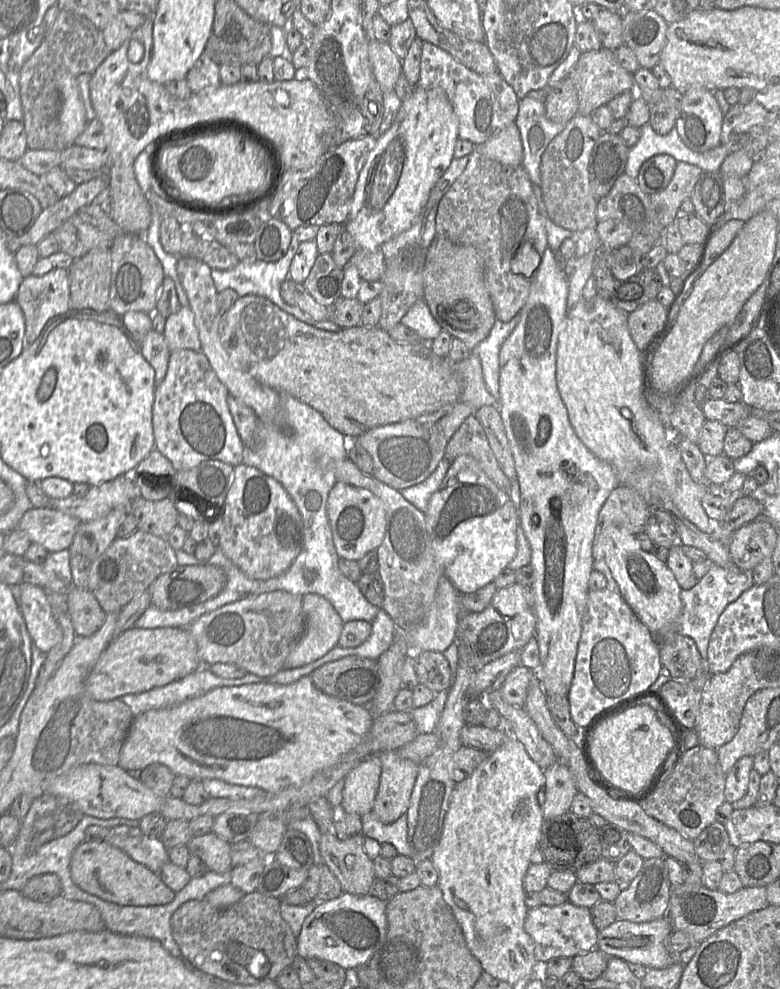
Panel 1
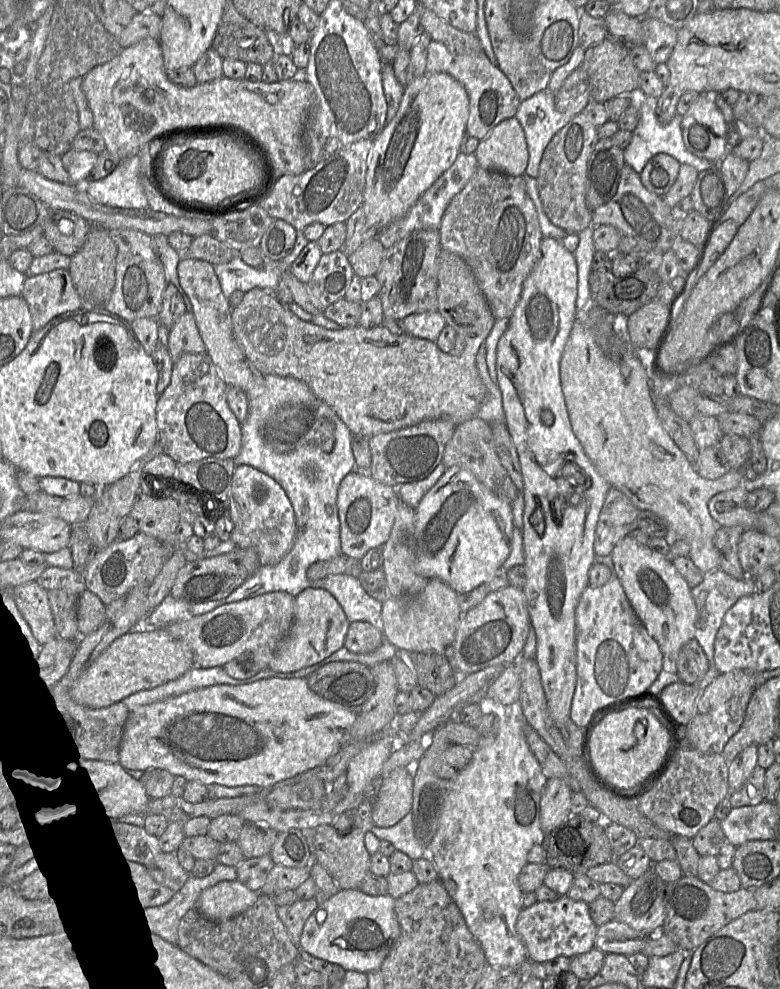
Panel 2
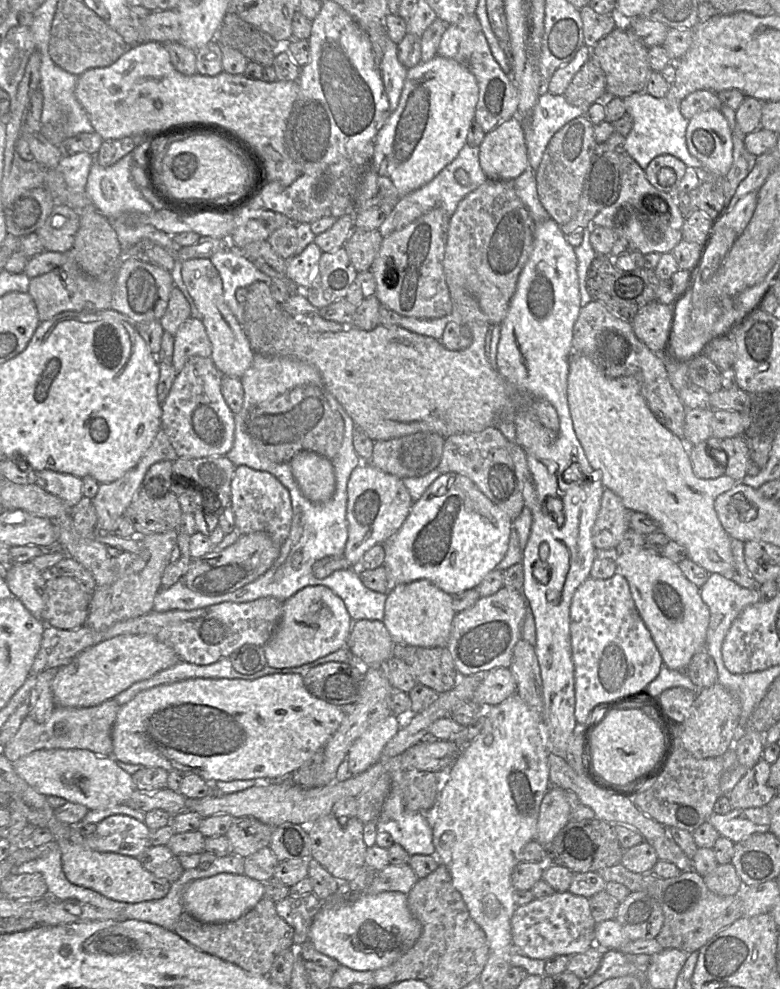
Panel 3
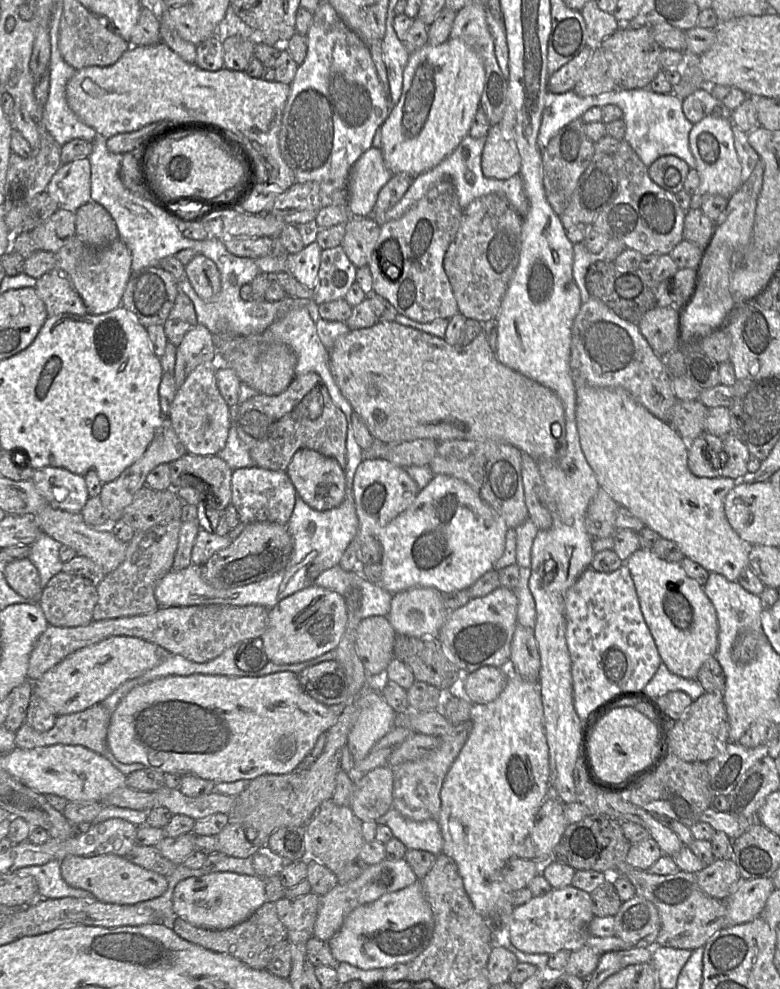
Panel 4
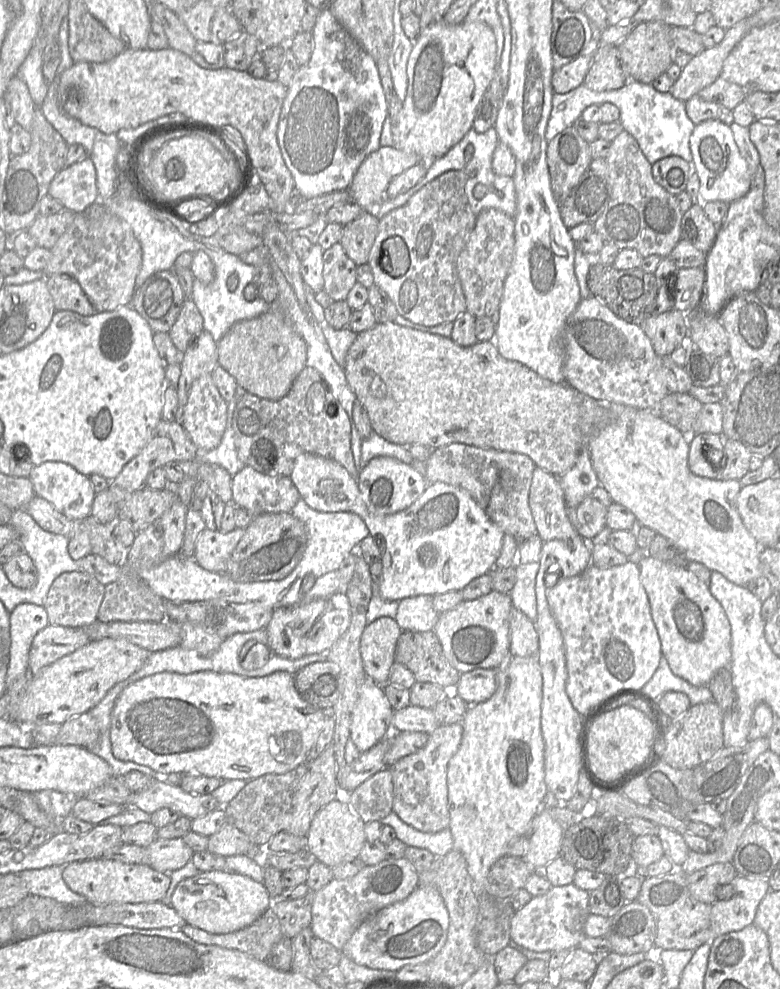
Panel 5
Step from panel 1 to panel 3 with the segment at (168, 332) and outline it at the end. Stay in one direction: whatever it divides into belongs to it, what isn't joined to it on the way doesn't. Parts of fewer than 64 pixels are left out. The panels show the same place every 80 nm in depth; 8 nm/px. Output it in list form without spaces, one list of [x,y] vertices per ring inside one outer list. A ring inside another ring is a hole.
[[[187,318],[174,334],[172,365],[179,373],[189,358],[194,356],[210,357],[212,345],[200,319]]]

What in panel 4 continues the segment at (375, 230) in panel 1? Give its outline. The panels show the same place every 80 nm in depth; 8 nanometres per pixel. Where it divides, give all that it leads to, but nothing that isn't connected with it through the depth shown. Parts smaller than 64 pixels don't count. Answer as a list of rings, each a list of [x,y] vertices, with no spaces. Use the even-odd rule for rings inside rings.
[[[449,38],[440,45],[425,44],[410,54],[403,72],[403,88],[398,103],[392,106],[381,125],[381,151],[386,167],[393,175],[416,177],[435,167],[450,155],[469,134],[472,121],[480,107],[485,84],[485,68],[477,51],[459,38]]]

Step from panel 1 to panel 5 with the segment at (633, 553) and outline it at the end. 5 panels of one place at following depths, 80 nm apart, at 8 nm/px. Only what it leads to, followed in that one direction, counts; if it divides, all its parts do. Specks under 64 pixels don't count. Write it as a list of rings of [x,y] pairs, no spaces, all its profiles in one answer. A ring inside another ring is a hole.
[[[646,554],[638,562],[640,570],[640,581],[646,591],[649,599],[651,616],[657,628],[658,636],[661,642],[662,655],[667,659],[671,671],[676,675],[694,686],[707,686],[715,673],[721,668],[729,668],[731,663],[731,625],[727,615],[719,603],[719,601],[711,594],[709,587],[700,581],[693,573],[691,573],[685,566],[670,561],[661,561]]]

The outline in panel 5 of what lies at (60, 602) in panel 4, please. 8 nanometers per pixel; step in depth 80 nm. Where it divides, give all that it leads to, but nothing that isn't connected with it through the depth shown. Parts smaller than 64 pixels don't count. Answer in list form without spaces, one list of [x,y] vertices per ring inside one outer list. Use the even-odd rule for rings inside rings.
[[[72,571],[60,574],[51,584],[43,605],[48,623],[81,628],[96,622],[104,594],[105,585],[88,573]]]

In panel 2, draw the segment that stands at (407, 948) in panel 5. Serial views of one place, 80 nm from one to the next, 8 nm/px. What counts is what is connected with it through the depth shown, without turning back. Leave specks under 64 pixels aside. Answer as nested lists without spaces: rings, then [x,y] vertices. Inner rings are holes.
[[[340,889],[308,917],[299,950],[338,964],[344,970],[362,973],[377,970],[400,934],[394,905],[395,899],[390,895],[370,896],[358,889]]]

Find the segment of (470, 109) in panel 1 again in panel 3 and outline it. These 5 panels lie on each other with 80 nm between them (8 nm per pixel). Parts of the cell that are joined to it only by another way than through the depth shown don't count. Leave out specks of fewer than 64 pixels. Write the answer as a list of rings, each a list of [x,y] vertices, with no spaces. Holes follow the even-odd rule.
[[[475,13],[451,24],[442,35],[437,55],[450,58],[466,67],[476,78],[479,98],[474,121],[487,134],[513,117],[518,108],[518,92],[510,74],[506,74],[493,57]]]

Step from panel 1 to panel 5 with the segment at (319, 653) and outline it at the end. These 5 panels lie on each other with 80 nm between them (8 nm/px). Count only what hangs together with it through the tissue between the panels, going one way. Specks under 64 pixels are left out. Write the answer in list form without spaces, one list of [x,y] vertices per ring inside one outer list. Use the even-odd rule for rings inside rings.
[[[337,592],[327,598],[315,599],[309,603],[299,603],[291,607],[281,607],[273,612],[271,621],[265,628],[267,645],[273,654],[298,659],[318,654],[329,649],[347,631],[351,620],[351,607],[348,597]]]

